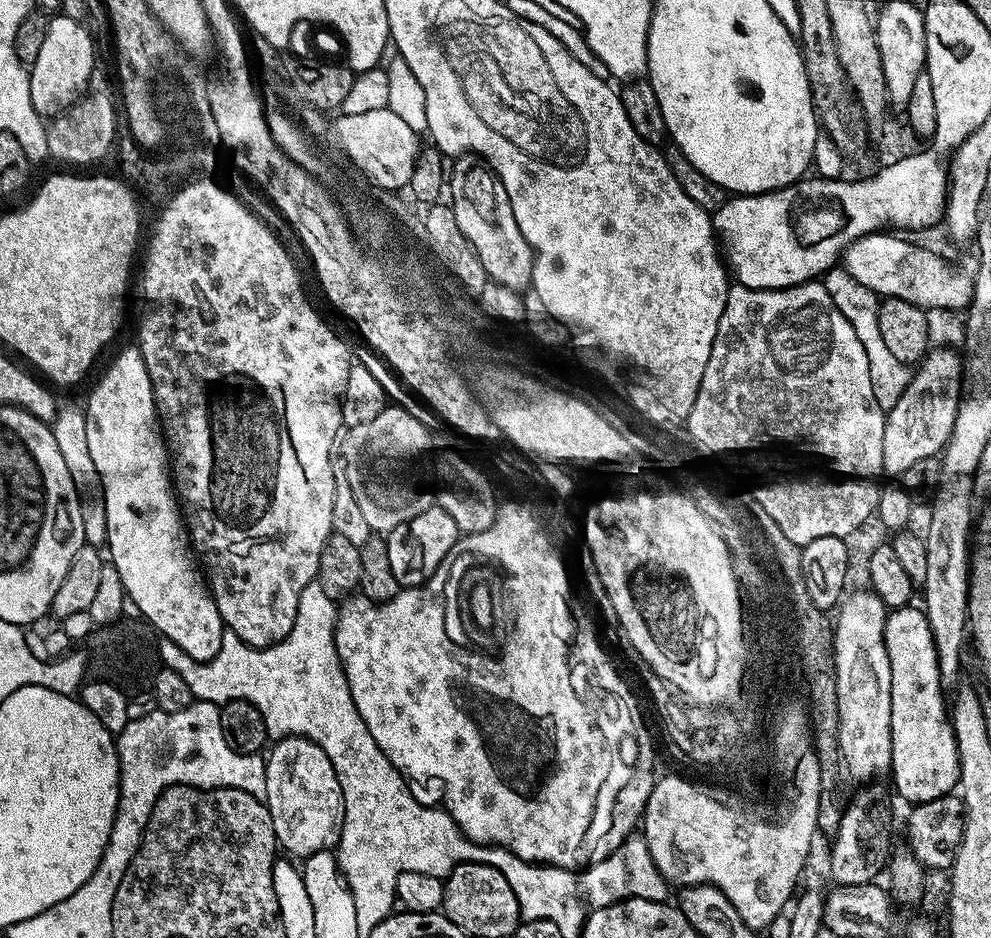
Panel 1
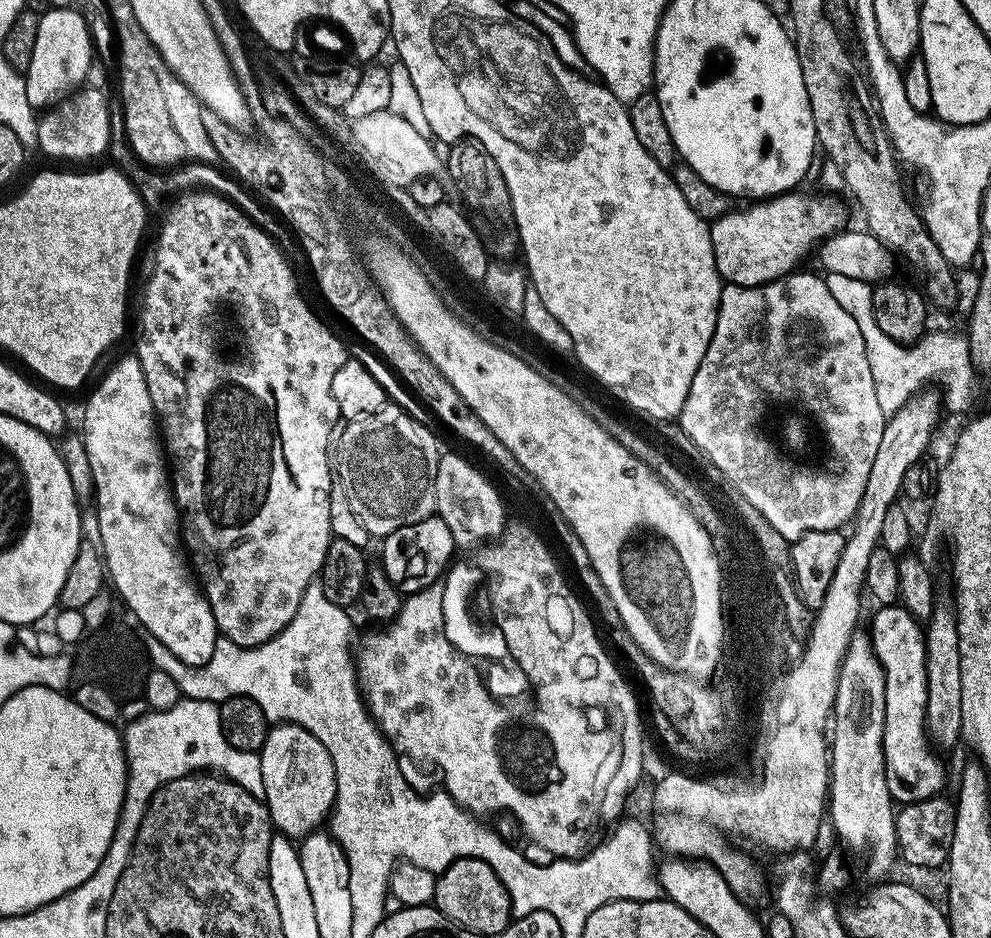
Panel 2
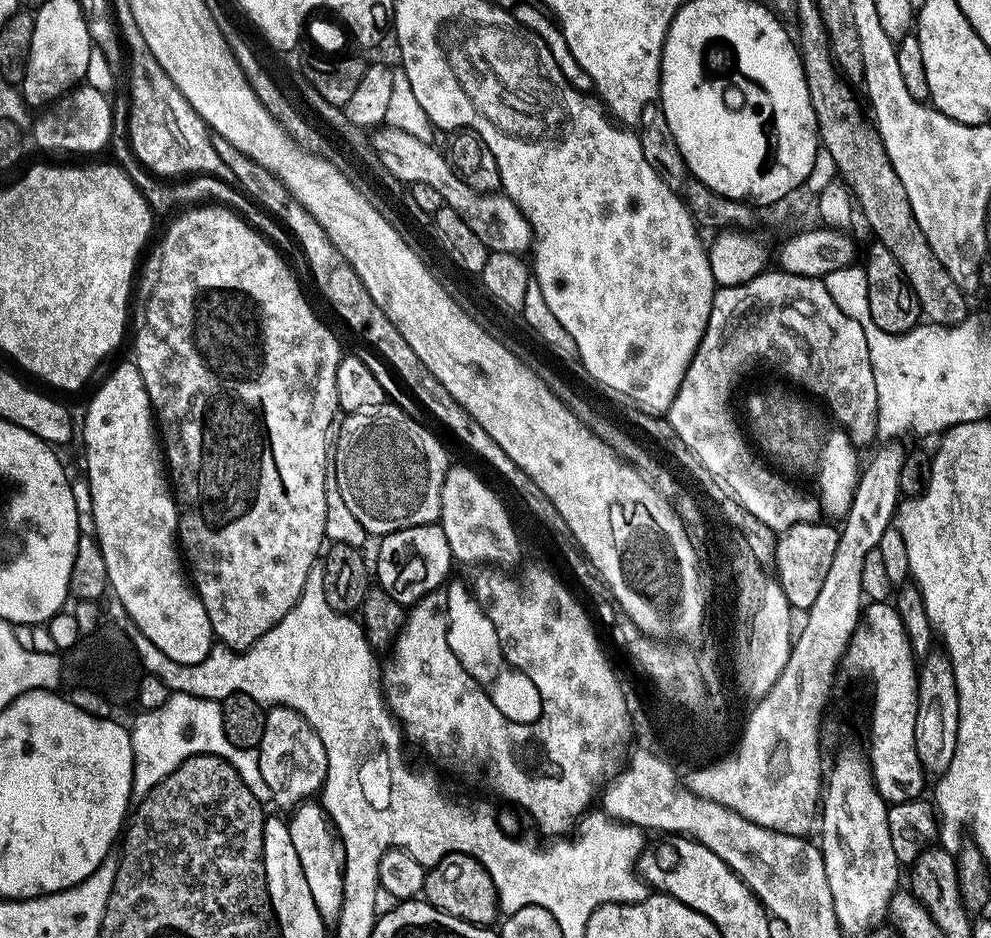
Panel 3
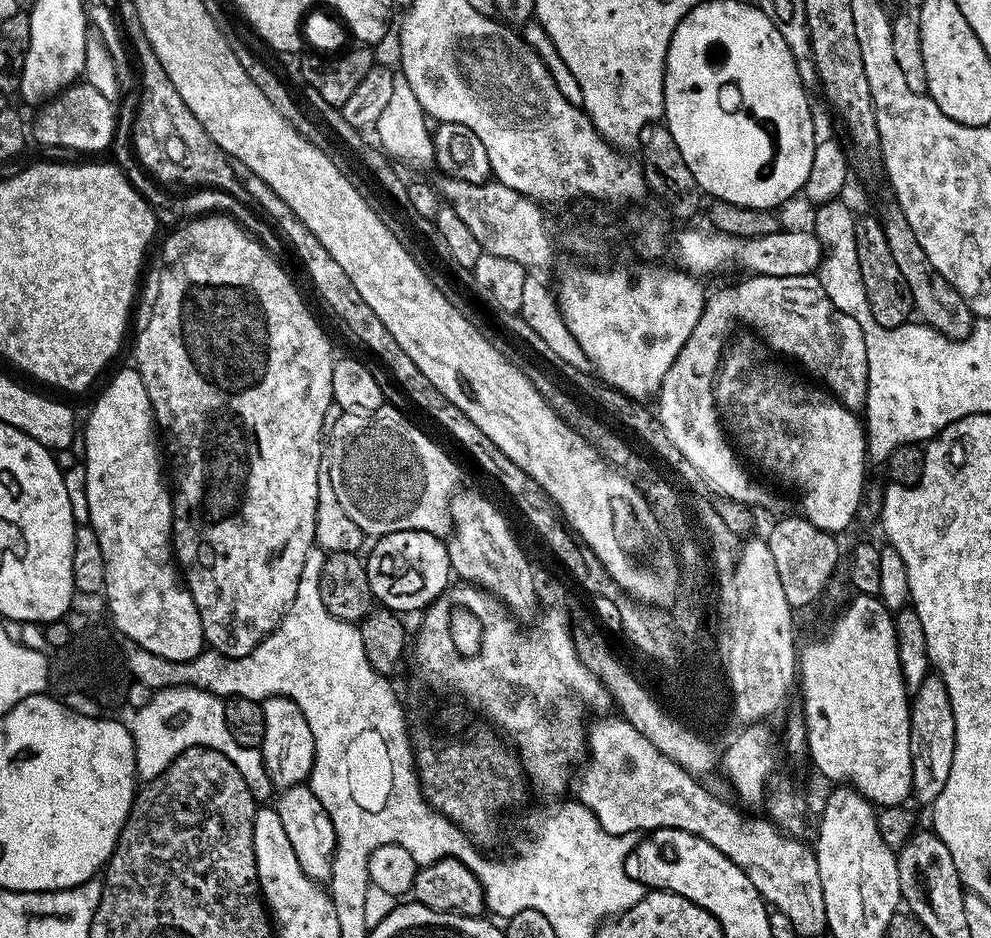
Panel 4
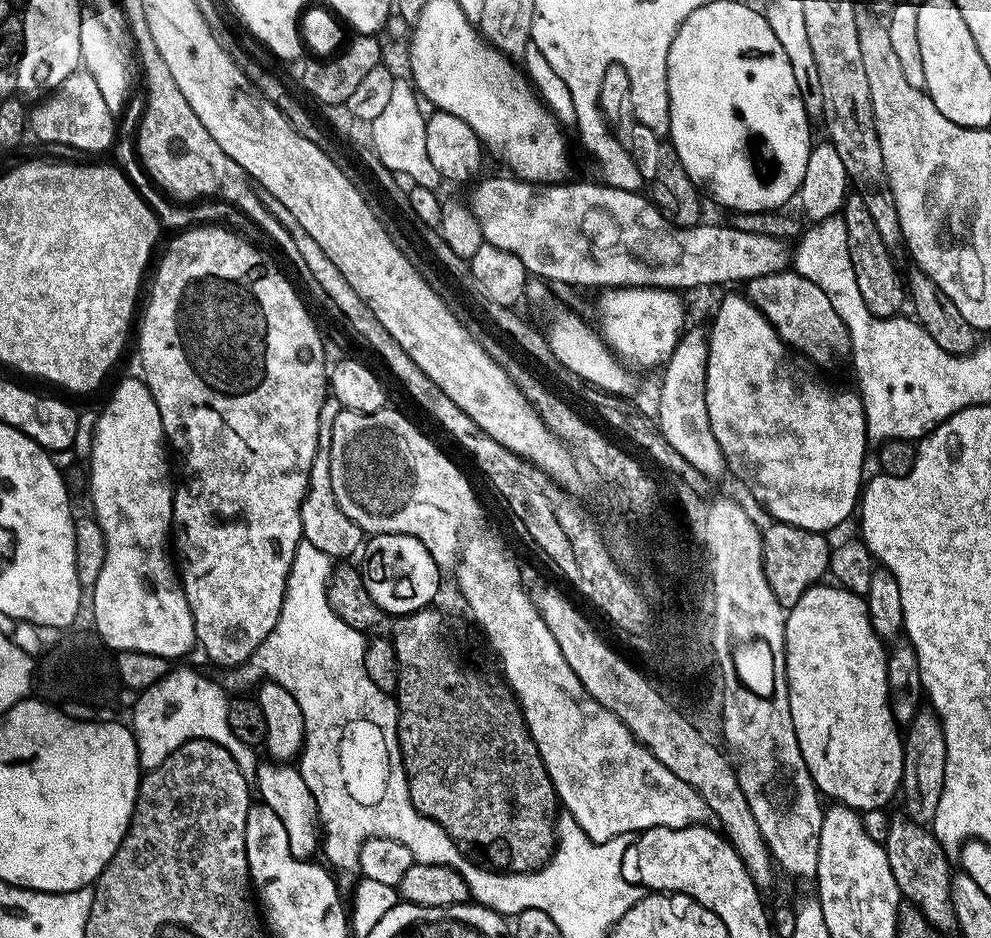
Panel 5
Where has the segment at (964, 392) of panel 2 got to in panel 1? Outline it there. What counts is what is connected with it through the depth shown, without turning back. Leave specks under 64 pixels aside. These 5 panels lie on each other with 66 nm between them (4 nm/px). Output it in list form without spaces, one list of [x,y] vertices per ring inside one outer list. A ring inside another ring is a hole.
[[[843,270],[825,272],[822,283],[834,306],[838,306],[846,322],[854,326],[854,334],[858,334],[866,350],[866,358],[870,362],[870,386],[874,386],[874,398],[878,398],[878,406],[882,409],[893,408],[908,385],[910,368],[909,365],[898,362],[898,358],[894,358],[894,354],[886,350],[886,342],[882,342],[882,334],[878,334],[878,318],[874,315],[874,294],[866,286],[862,286],[862,282],[854,282],[854,278],[850,278],[850,274]]]

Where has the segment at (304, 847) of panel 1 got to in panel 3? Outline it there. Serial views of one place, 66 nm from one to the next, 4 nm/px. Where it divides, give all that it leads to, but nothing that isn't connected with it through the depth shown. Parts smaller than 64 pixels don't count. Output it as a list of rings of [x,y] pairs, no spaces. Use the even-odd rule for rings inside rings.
[[[272,706],[265,711],[264,717],[266,730],[262,730],[262,742],[258,749],[262,779],[266,781],[266,786],[270,786],[271,803],[292,810],[297,804],[311,801],[315,797],[312,795],[323,789],[328,773],[326,748],[310,722],[306,722],[306,718],[293,708]]]

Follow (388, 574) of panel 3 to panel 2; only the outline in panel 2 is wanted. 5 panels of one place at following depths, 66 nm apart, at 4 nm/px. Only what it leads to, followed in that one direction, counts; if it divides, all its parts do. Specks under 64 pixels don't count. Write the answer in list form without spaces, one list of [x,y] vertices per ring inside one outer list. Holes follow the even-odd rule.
[[[437,515],[394,530],[389,536],[383,537],[382,544],[384,544],[384,561],[382,561],[384,573],[402,594],[431,589],[431,584],[436,579],[437,583],[445,575],[453,559],[454,545],[450,526],[446,526],[446,522],[442,522]]]

